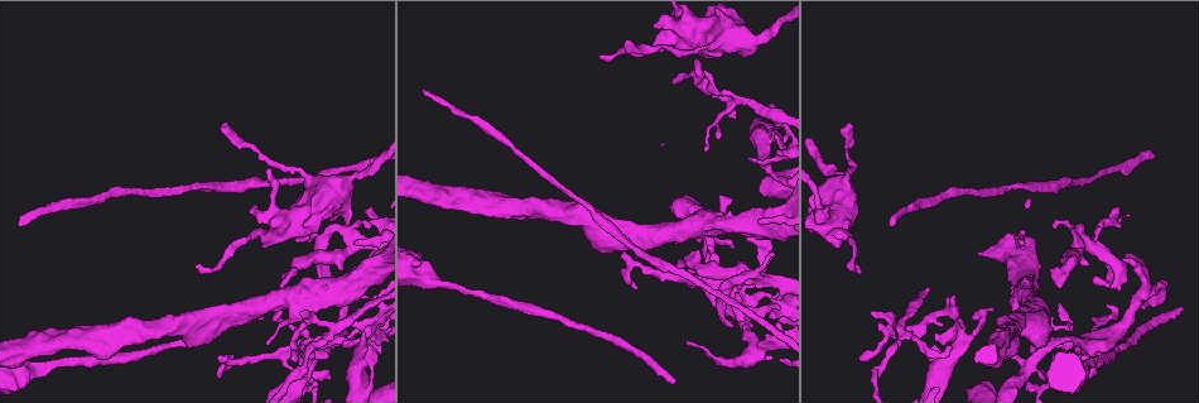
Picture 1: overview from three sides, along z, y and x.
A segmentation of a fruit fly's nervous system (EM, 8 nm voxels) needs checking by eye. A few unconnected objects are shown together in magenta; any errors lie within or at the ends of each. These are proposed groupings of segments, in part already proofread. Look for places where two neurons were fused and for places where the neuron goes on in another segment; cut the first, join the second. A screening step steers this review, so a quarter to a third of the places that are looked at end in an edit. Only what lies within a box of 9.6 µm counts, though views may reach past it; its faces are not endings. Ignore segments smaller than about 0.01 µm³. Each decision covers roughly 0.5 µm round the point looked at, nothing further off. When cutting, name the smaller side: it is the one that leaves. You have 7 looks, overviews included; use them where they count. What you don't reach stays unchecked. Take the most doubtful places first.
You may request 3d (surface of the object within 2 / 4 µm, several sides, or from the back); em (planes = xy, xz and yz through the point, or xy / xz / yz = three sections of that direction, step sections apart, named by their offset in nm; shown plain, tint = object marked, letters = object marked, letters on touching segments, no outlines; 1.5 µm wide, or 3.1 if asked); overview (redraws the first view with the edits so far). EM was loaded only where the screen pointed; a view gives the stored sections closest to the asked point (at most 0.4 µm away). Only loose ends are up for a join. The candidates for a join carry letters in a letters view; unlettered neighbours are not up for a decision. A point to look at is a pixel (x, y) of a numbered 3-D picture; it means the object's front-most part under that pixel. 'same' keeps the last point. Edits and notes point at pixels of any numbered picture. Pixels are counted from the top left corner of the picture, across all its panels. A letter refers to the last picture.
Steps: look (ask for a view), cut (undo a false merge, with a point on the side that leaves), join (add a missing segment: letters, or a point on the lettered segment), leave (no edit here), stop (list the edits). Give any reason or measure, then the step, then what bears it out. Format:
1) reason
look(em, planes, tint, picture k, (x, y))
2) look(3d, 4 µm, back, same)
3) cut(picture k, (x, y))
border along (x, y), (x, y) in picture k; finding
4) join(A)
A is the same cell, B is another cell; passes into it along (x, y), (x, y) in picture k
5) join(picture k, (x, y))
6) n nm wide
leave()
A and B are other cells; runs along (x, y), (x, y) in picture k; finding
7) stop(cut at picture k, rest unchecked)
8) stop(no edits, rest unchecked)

branch stops here
look(3d, 4 µm, picture 1, (1061, 287))

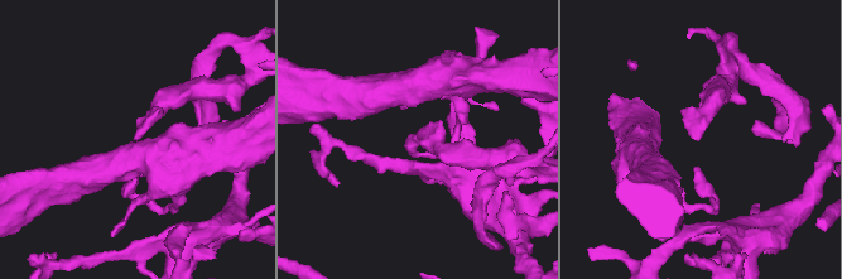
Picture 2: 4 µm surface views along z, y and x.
shape alone is not enough
look(em, planes, letters, picture 2, (419, 135))

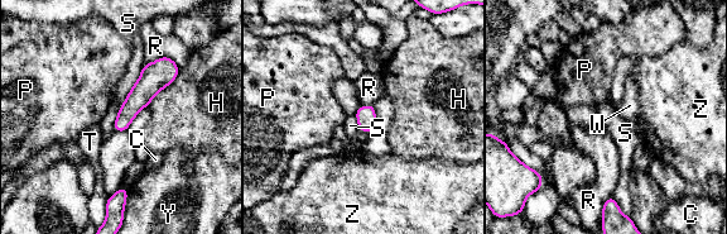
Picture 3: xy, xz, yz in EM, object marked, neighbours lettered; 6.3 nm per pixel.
leave()
C, H, P, R, S, T, W, Y and Z are other cells; border along (144, 63), (119, 109), (114, 130) in picture 3; no lettered segment goes on from it

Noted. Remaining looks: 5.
branch stops here
look(em, planes, plain, picture 1, (731, 320))

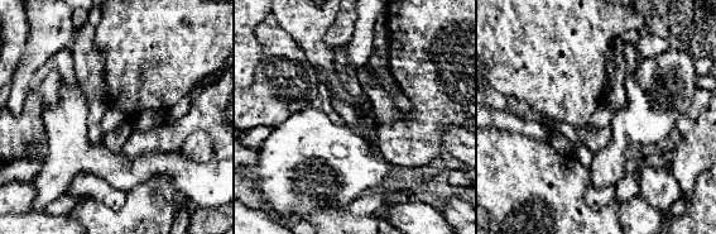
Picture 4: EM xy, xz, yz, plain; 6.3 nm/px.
look(em, planes, letters, same)

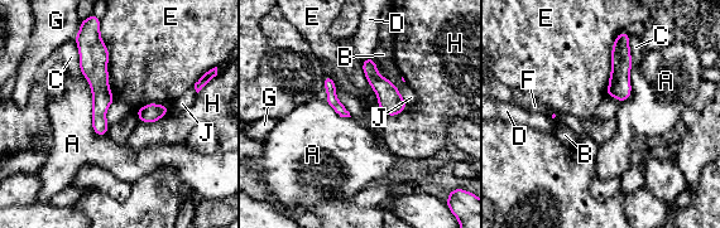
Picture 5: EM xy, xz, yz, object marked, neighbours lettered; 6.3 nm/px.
E touches over 550 nm
leave()
A, B, C, D, E, F, G, H and J are other cells; runs along (91, 19), (102, 132) in picture 5; no lettered segment goes on from it

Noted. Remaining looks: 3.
end of a long branch
look(3d, 2 µm, picture 1, (422, 90))

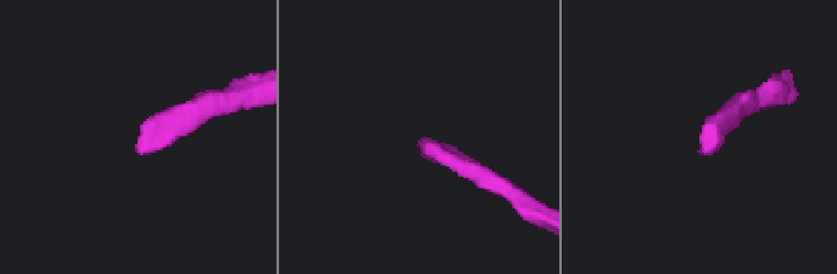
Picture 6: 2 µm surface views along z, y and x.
look(em, yz, step 8, tint, picture 6, (138, 151))

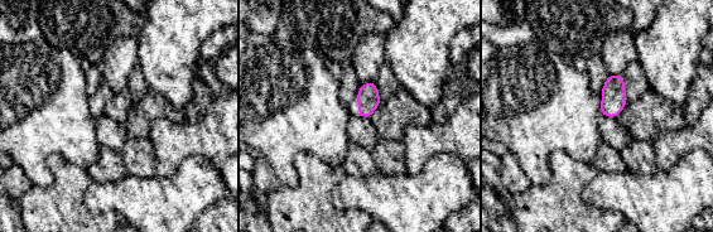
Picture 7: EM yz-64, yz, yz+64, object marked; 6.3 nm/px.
look(em, planes, letters, same)

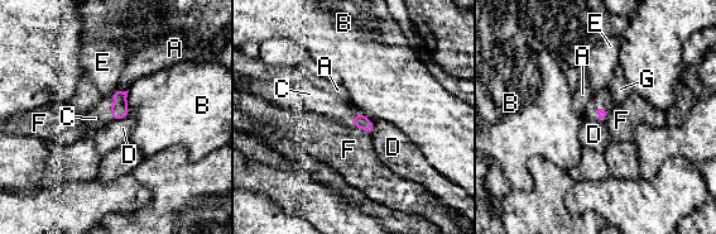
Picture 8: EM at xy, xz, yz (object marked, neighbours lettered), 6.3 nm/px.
join(C)
C is the same cell, A, B, D, E, F and G are other cells; passes into it along (361, 122), (356, 115), (320, 101) in picture 8; the neuron continues

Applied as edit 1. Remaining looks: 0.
stop(join at picture 8, rest unchecked)

